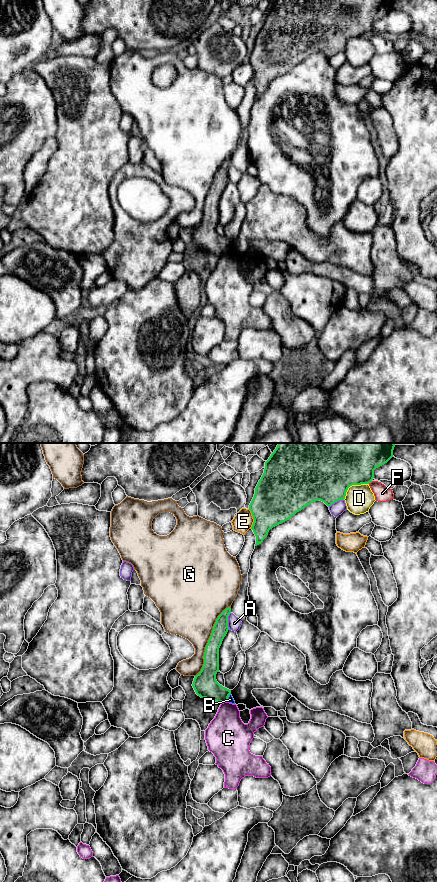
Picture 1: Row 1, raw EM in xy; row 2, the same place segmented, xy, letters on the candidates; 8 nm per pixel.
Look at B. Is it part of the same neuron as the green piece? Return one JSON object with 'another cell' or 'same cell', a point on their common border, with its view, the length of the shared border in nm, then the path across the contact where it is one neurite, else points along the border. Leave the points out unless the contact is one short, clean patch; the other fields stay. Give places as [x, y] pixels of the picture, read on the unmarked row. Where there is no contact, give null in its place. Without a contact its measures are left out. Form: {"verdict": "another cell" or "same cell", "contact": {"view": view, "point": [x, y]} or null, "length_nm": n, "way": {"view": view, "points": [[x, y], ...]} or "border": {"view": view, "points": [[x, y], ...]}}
{"verdict": "another cell", "contact": {"view": "xy", "point": [228, 248]}, "length_nm": 80, "border": {"view": "xy", "points": [[230, 245], [226, 253]]}}

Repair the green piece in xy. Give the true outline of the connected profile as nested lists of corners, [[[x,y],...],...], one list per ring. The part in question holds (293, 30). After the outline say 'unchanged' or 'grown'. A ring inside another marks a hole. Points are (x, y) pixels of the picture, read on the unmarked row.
[[[276,0],[265,14],[264,25],[249,57],[254,71],[251,81],[256,88],[255,98],[263,94],[270,81],[289,72],[311,55],[320,52],[329,59],[344,52],[350,38],[371,35],[374,22],[393,9],[393,2],[394,0]]]; unchanged

